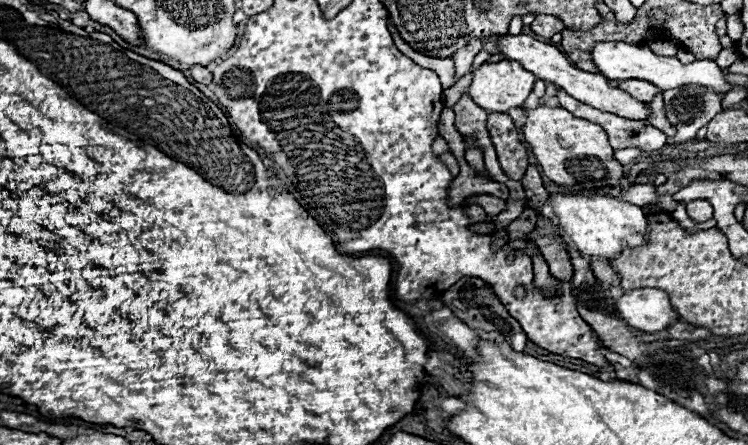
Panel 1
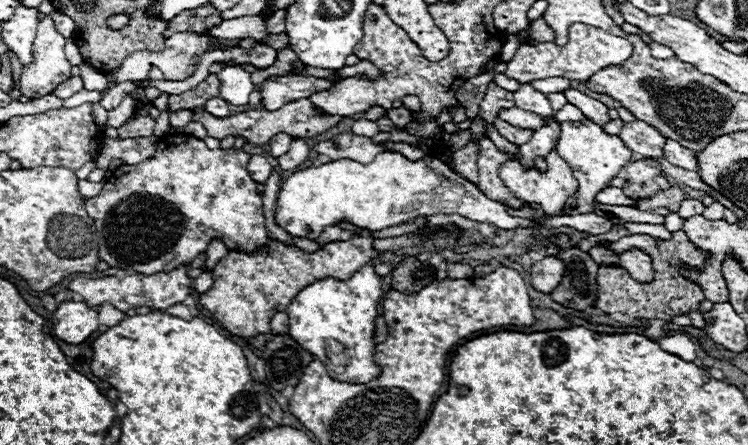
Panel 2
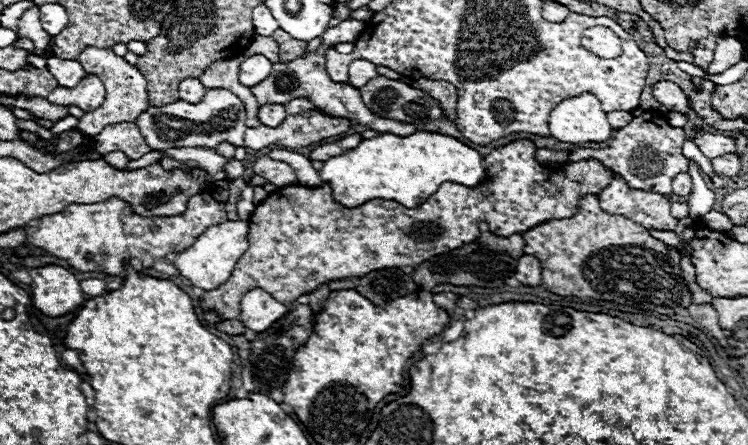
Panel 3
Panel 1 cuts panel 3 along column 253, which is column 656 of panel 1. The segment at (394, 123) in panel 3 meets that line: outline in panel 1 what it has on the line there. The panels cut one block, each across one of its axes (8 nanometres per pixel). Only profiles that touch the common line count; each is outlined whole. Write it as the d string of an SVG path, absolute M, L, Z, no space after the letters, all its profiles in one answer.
M622 80L620 88L624 92L630 92L630 96L634 96L636 100L642 100L642 102L650 102L654 98L654 94L660 92L660 88L656 88L654 84L648 84L646 80Z

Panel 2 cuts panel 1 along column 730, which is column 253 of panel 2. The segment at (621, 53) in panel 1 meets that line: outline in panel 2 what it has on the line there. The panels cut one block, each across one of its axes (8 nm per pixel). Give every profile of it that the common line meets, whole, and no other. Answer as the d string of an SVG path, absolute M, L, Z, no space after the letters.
M226 66L220 74L220 96L228 104L244 106L248 104L248 96L254 90L254 84L250 80L250 74L238 66Z

